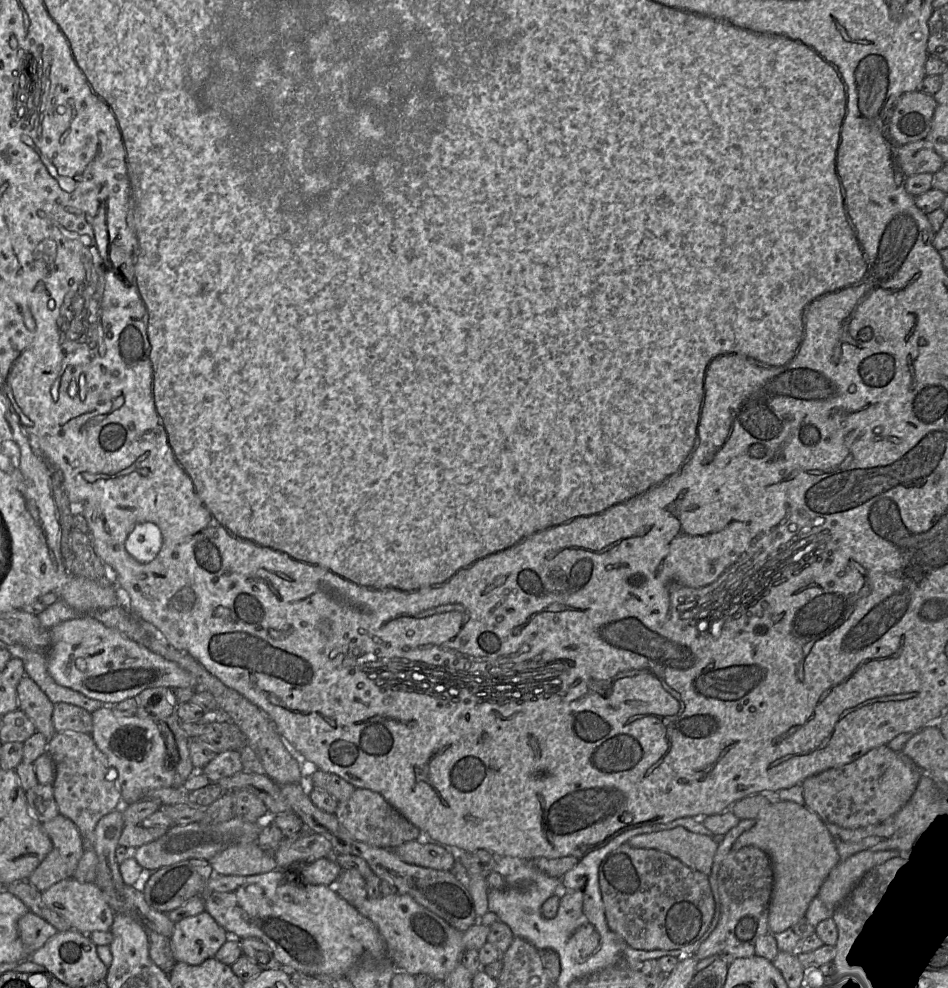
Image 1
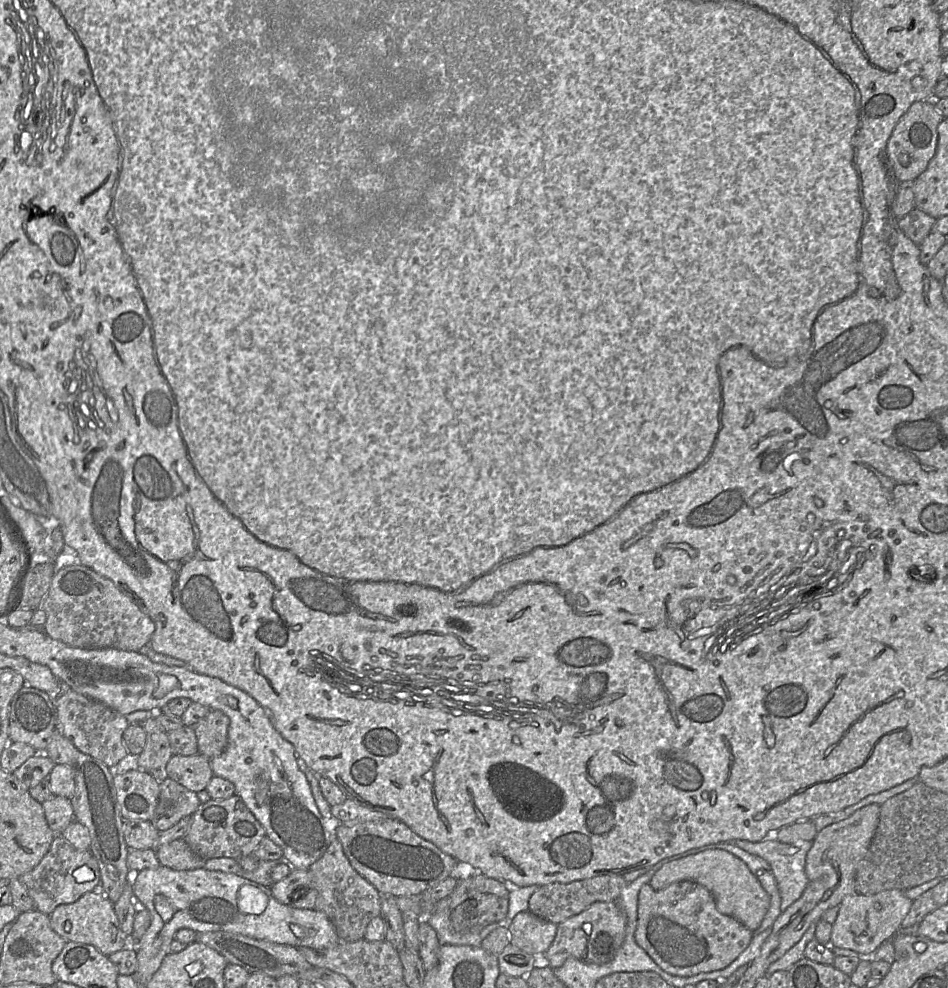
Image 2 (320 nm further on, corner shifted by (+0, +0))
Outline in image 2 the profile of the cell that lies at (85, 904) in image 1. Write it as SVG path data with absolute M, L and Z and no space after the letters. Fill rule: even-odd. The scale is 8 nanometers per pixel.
M100 890L85 893L74 903L57 906L50 915L50 924L67 942L90 944L106 956L123 949L126 944L126 935L121 930L113 903ZM66 922L71 924L70 932L64 930Z

